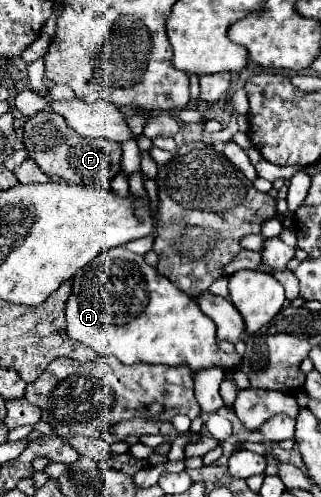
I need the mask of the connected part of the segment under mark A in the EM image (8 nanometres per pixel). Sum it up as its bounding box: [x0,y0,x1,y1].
[66,247,242,373]

